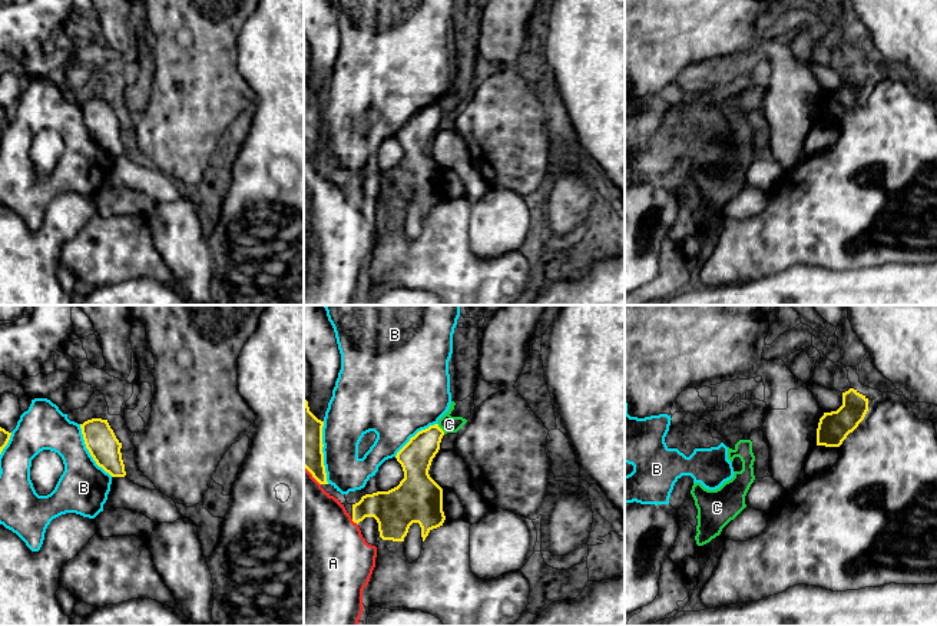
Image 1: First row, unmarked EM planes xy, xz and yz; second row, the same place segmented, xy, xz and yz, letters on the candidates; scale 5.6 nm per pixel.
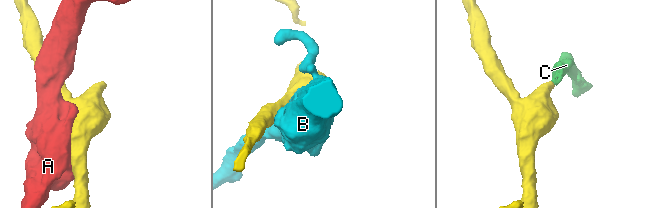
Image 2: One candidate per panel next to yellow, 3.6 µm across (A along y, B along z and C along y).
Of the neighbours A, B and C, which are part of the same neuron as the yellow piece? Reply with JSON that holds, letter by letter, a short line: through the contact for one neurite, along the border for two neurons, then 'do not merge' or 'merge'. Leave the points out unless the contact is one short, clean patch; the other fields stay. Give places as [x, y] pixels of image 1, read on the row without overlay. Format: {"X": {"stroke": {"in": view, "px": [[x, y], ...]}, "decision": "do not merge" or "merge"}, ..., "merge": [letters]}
{"A": {"decision": "do not merge"}, "B": {"decision": "do not merge"}, "C": {"stroke": {"in": "xz", "px": [[437, 102], [444, 112]]}, "decision": "do not merge"}, "merge": []}

